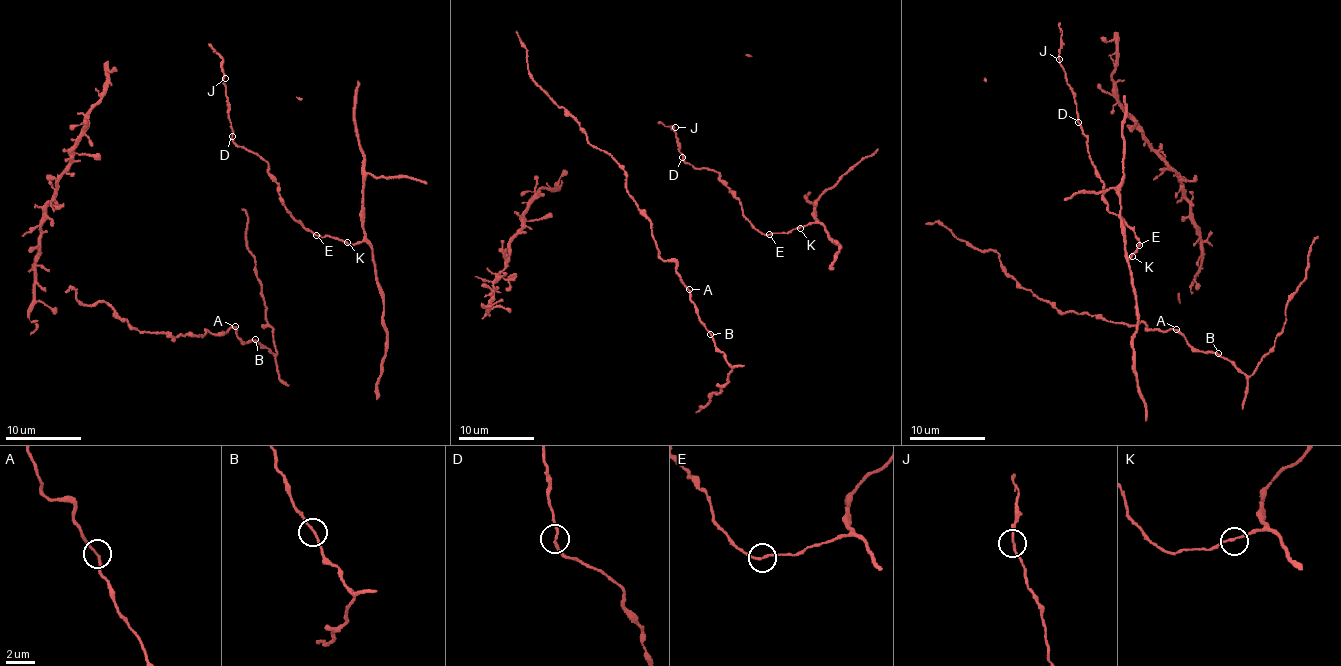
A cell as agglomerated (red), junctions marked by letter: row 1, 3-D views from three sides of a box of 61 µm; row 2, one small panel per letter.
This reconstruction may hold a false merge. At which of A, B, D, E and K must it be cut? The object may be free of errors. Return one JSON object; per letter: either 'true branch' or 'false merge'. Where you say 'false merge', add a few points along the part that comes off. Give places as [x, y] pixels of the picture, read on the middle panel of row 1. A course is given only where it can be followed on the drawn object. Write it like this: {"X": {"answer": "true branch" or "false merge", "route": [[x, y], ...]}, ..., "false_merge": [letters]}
{"A": {"answer": "true branch"}, "B": {"answer": "true branch"}, "D": {"answer": "true branch"}, "E": {"answer": "true branch"}, "K": {"answer": "true branch"}, "false_merge": []}

